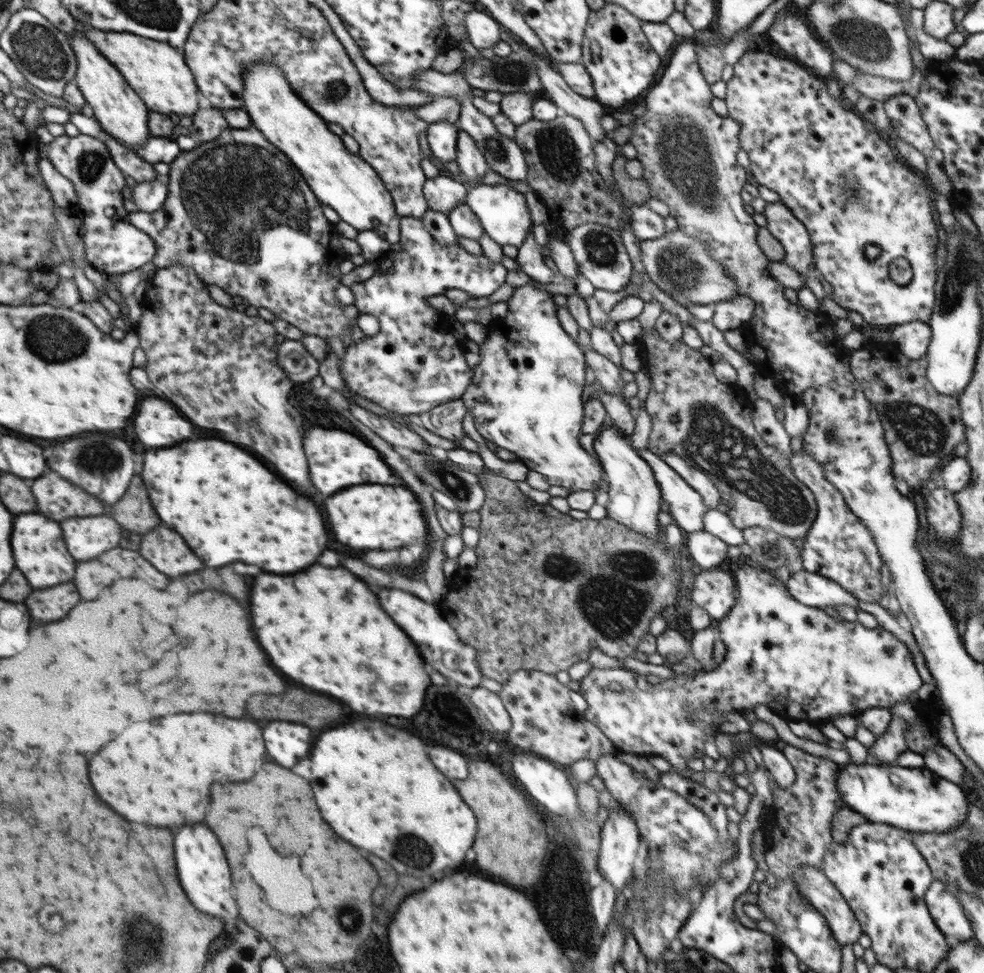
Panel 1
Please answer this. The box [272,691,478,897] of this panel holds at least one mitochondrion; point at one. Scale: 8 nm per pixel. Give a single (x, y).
(412, 849)

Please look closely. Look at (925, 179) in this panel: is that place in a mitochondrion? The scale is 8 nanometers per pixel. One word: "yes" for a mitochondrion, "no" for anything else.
no

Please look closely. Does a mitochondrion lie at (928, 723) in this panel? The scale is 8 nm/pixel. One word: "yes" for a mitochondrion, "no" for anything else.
yes

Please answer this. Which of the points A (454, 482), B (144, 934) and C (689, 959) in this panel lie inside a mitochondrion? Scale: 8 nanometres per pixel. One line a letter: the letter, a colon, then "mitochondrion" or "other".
A: mitochondrion
B: mitochondrion
C: other

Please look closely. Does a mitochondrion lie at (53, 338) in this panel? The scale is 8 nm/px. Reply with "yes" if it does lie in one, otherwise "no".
yes

